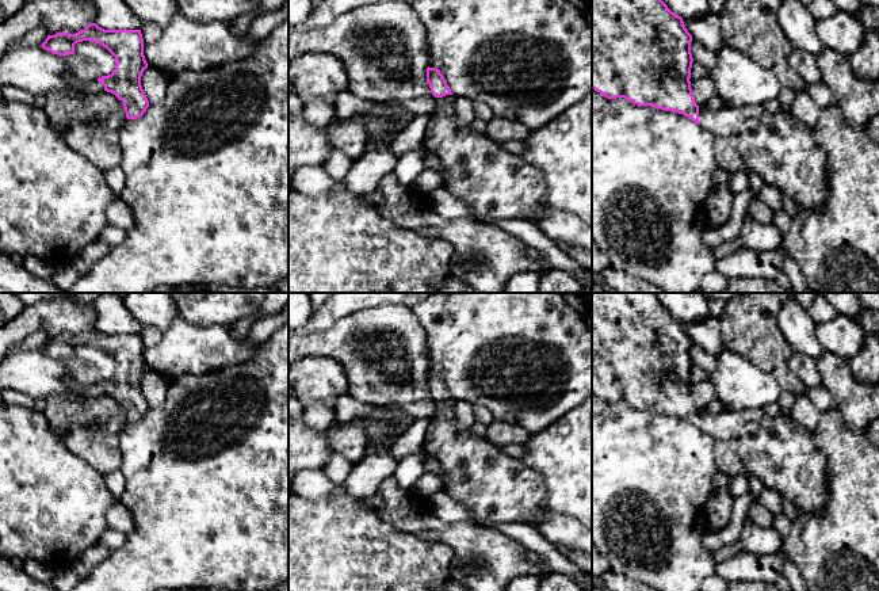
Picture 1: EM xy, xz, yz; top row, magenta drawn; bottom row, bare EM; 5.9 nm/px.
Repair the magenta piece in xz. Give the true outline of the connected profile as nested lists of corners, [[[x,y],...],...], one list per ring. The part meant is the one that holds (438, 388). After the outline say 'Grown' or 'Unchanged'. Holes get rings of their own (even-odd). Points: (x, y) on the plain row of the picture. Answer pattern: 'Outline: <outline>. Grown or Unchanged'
Outline: [[[427,371],[427,386],[437,411],[424,445],[444,472],[442,489],[485,526],[527,522],[539,508],[546,508],[547,488],[542,473],[460,427],[456,401],[437,371]]]. Grown

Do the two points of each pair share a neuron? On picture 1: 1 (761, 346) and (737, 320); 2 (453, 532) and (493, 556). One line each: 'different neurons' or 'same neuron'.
1: same neuron
2: same neuron

